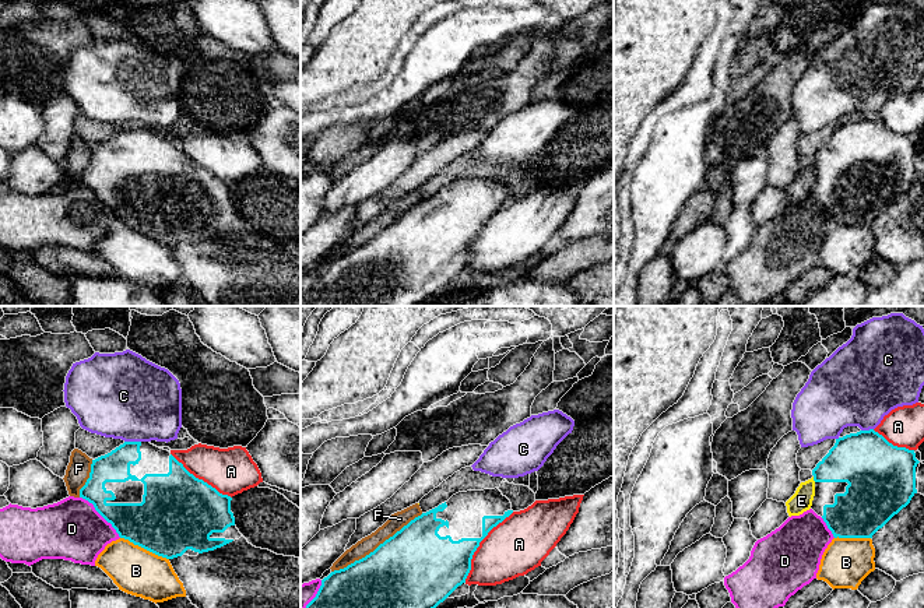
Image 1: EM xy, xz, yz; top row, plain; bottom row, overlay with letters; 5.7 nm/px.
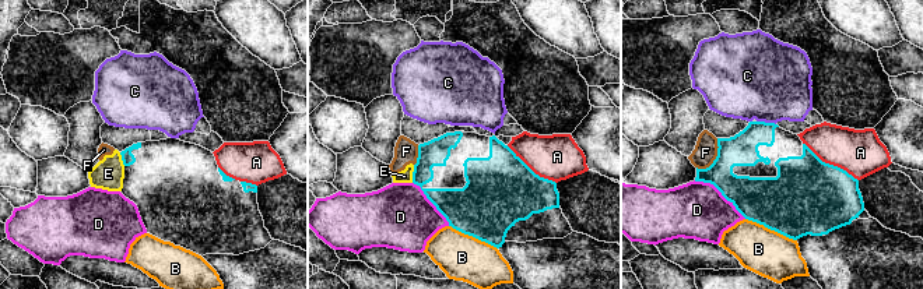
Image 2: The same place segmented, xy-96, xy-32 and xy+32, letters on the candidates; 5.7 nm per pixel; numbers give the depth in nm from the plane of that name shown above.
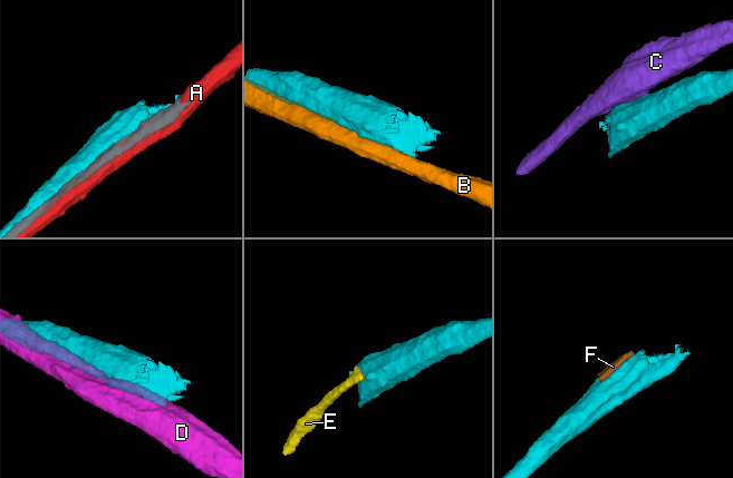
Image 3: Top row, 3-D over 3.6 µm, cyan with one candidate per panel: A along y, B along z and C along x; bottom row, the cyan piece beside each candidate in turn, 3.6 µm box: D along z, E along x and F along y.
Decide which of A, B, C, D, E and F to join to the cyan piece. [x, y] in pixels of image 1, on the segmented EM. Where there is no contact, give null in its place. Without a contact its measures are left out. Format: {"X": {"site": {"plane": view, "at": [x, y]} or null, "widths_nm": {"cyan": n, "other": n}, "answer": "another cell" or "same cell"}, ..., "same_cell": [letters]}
{"A": {"site": {"plane": "xz", "at": [478, 545]}, "widths_nm": {"cyan": 320, "other": 320}, "answer": "another cell"}, "B": {"site": {"plane": "xy", "at": [144, 548]}, "widths_nm": {"cyan": 400, "other": 280}, "answer": "another cell"}, "C": {"site": {"plane": "xy", "at": [133, 442]}, "widths_nm": {"cyan": 180, "other": 480}, "answer": "another cell"}, "D": {"site": {"plane": "xy", "at": [101, 515]}, "widths_nm": {"cyan": 240, "other": 360}, "answer": "another cell"}, "E": {"site": {"plane": "yz", "at": [814, 480]}, "widths_nm": {"cyan": 260, "other": 120}, "answer": "another cell"}, "F": {"site": {"plane": "xz", "at": [378, 547]}, "widths_nm": {"cyan": 460, "other": 90}, "answer": "another cell"}, "same_cell": []}

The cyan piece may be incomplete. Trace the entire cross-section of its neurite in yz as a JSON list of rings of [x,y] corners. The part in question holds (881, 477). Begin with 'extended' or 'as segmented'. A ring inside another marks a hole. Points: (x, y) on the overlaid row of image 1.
extended; [[[874,429],[839,437],[812,470],[815,496],[811,509],[823,519],[835,538],[872,538],[917,493],[918,463],[914,450],[893,446]]]

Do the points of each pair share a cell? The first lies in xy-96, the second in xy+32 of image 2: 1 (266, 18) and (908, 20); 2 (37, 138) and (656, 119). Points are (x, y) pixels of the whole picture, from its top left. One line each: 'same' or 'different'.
1: different
2: same

